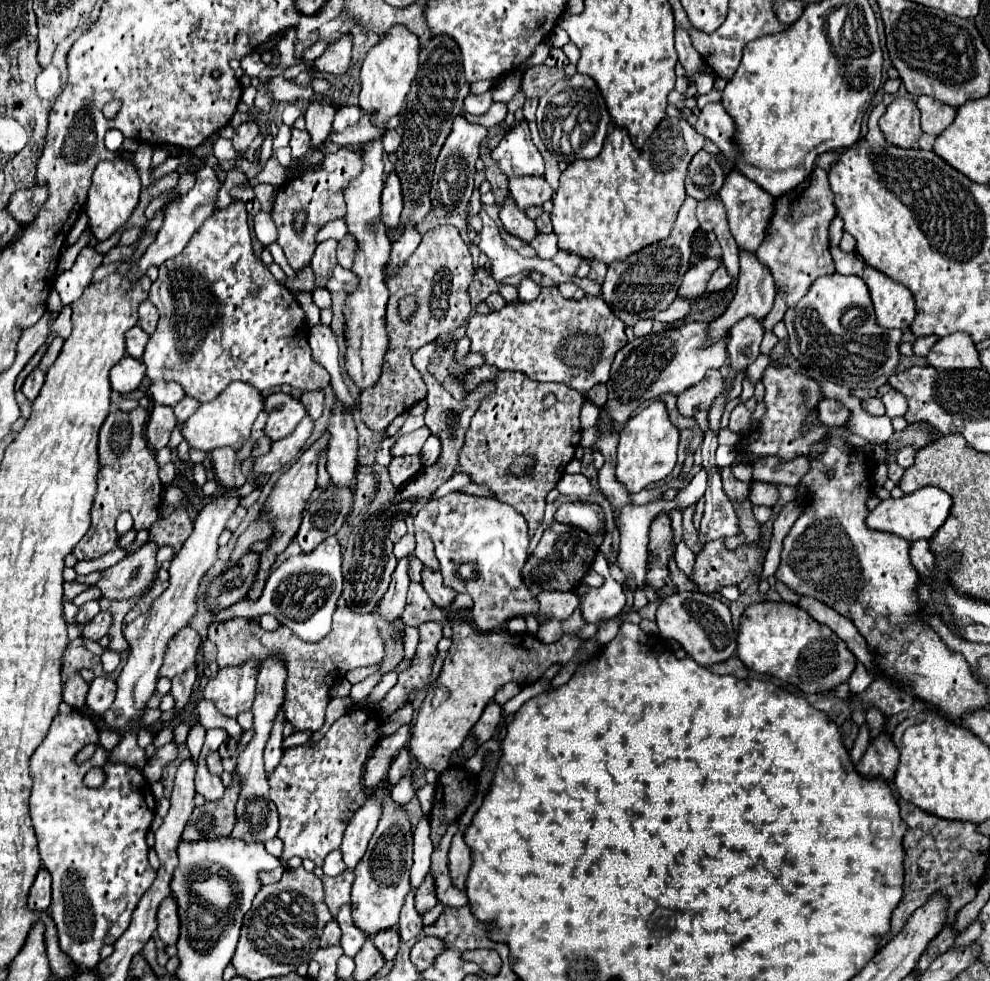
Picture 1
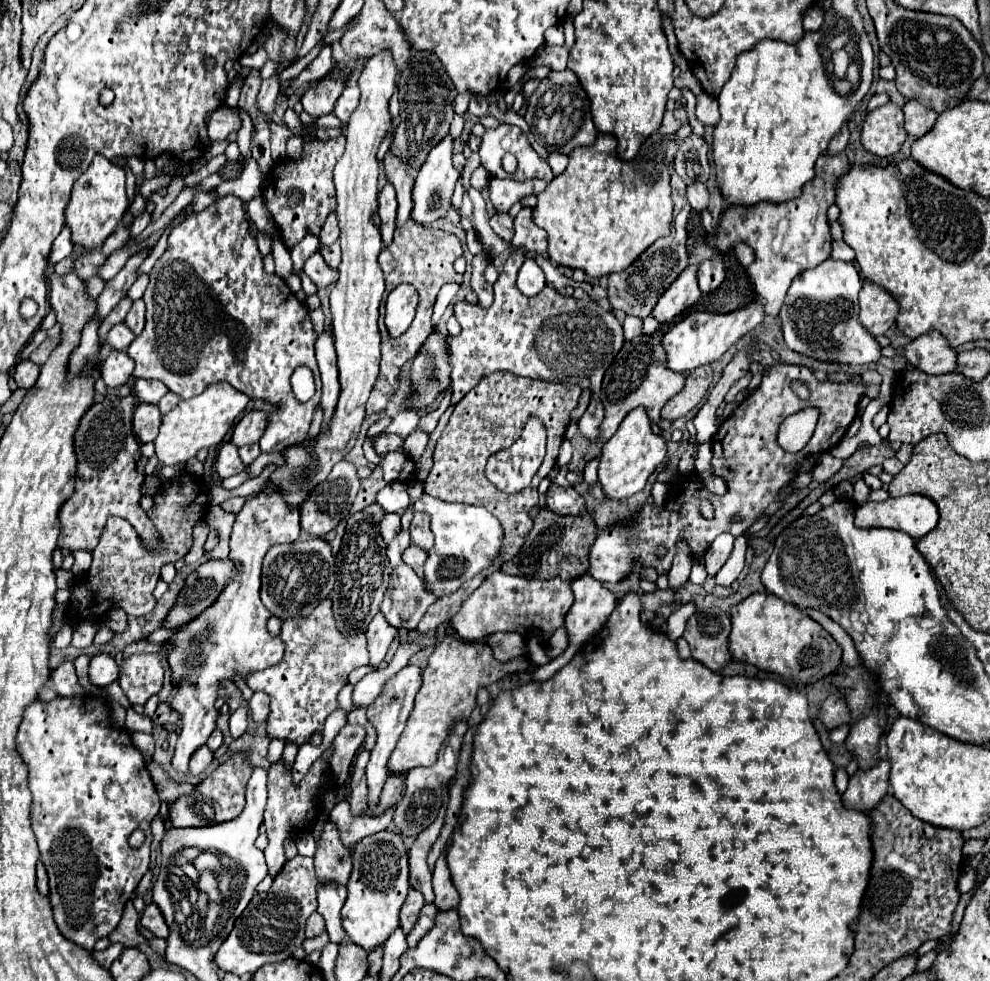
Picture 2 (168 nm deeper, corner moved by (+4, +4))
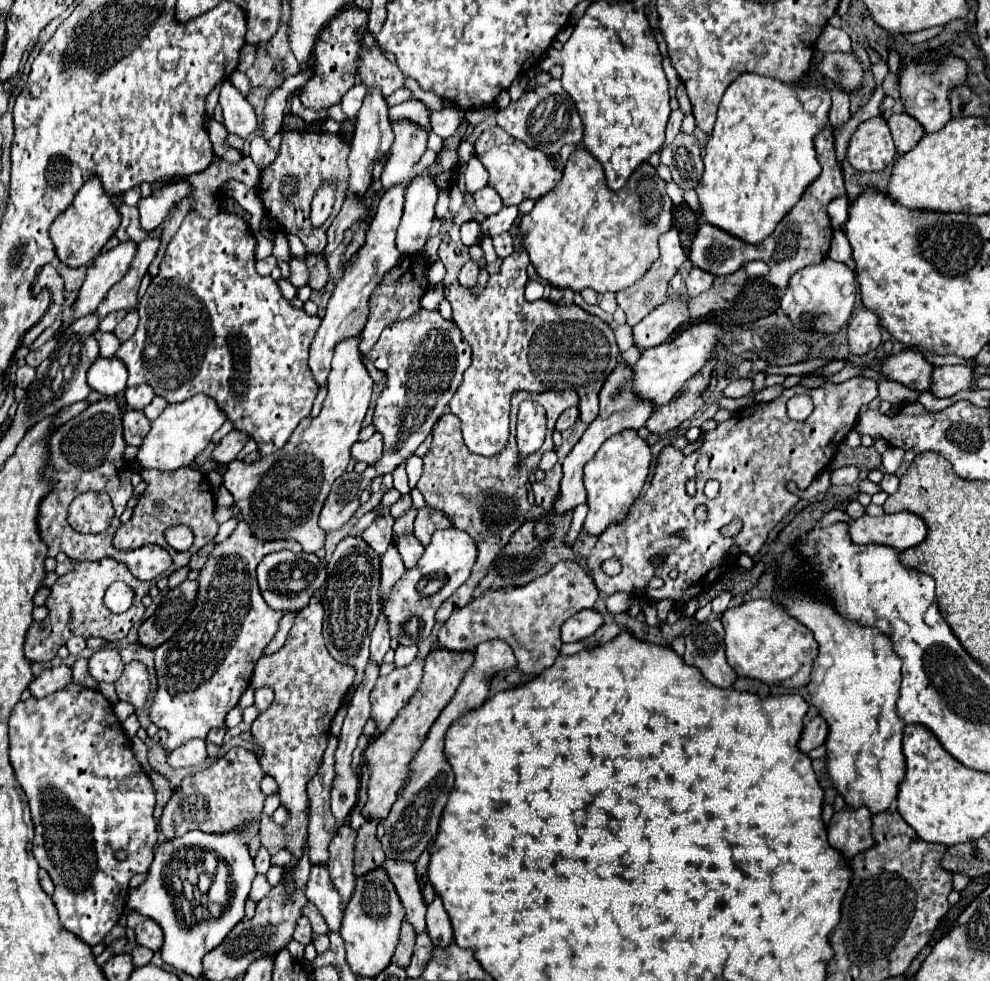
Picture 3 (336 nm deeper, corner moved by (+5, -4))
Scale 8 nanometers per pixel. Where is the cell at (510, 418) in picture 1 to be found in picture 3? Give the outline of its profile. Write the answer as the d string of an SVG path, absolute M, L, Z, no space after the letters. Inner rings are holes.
M573 389L545 391L545 393L515 391L511 396L509 439L507 439L507 445L493 457L483 457L483 455L477 455L477 453L471 453L465 447L463 437L461 437L461 421L453 413L441 415L441 419L433 425L433 443L431 443L431 449L427 451L427 455L423 457L423 475L417 483L417 489L421 491L421 495L425 497L429 507L441 509L445 515L449 515L453 525L457 529L469 533L473 537L475 545L477 545L477 561L471 569L471 575L443 603L443 607L439 607L439 611L437 611L439 623L445 623L453 611L465 607L471 601L471 595L473 595L477 583L483 579L483 575L489 569L495 555L511 539L513 531L517 527L521 527L521 523L525 521L525 515L531 507L529 501L527 501L527 487L525 487L525 483L529 481L529 473L537 469L541 455L545 451L553 449L551 433L555 429L557 417L565 409L575 407L577 403L579 403L579 397ZM525 399L533 399L533 401L537 401L545 407L545 411L547 411L547 437L545 437L545 443L541 445L541 449L537 449L535 453L527 455L525 461L521 461L513 429L515 429L515 423L517 423L517 407Z

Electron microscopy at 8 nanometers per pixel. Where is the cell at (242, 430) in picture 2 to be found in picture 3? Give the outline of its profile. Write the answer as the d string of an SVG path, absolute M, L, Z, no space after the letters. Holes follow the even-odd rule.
M229 431L217 445L215 449L211 451L209 459L215 461L215 463L221 463L221 465L227 465L231 463L237 453L243 449L243 445L249 441L247 435L241 435L241 431Z

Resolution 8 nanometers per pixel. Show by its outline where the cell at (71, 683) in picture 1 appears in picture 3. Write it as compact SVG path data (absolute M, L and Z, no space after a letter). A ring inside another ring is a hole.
M57 665L45 669L39 677L35 677L29 685L29 691L33 697L45 697L49 693L63 689L69 681L71 681L71 669L67 665Z

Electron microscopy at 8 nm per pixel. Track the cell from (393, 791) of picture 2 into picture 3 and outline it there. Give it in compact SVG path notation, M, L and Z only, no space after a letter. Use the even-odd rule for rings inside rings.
M365 821L355 837L355 877L367 875L379 869L385 861L385 853L381 851L381 843L375 839L375 829L379 823Z

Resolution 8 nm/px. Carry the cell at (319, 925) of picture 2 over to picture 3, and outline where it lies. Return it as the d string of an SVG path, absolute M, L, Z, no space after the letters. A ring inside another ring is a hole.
M301 917L295 925L295 933L293 933L293 939L307 945L311 943L311 925L309 925L309 919L307 917Z

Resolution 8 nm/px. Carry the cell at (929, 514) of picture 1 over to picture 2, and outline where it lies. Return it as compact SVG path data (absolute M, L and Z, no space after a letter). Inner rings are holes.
M904 495L882 503L864 503L856 509L856 527L886 527L920 539L938 525L938 507L930 497Z

